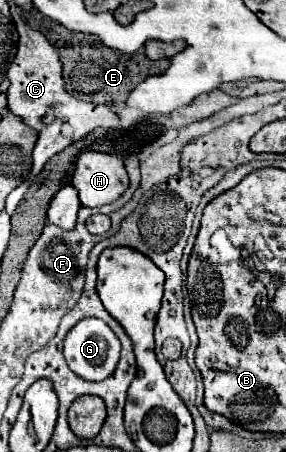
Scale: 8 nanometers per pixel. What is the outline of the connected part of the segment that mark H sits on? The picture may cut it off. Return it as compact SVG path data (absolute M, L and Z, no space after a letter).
M84 151L76 161L72 185L78 189L82 205L102 207L116 201L128 189L128 173L120 157Z

